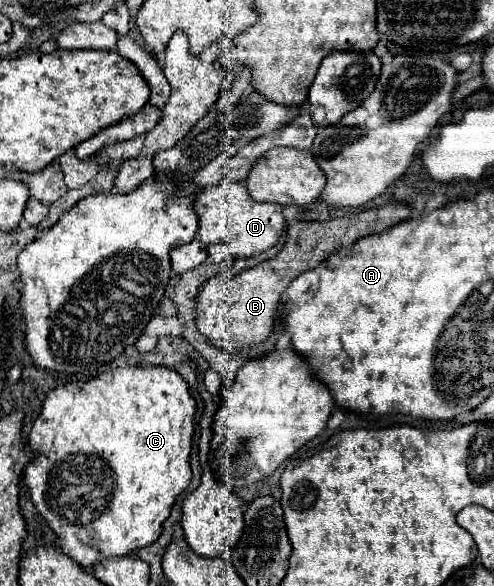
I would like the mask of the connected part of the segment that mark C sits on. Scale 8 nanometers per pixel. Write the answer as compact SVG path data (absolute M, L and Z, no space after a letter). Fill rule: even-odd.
M147 364L147 366L117 366L109 372L99 374L93 380L63 384L63 386L59 386L59 388L55 388L47 394L47 398L43 400L41 414L33 422L33 428L29 432L29 446L37 456L27 466L23 480L25 480L25 486L29 488L29 492L31 492L31 500L33 500L35 508L47 520L47 524L53 528L53 532L59 536L59 546L61 546L63 554L67 554L79 566L89 568L89 566L93 566L93 562L99 562L99 560L111 558L111 556L127 556L133 550L149 546L151 542L157 540L157 536L161 534L161 524L167 520L173 502L191 482L189 454L191 454L191 440L193 440L193 432L195 432L195 412L197 412L197 404L195 404L193 396L189 394L187 380L167 366L151 366L151 364ZM95 500L109 500L109 504L93 520Z

